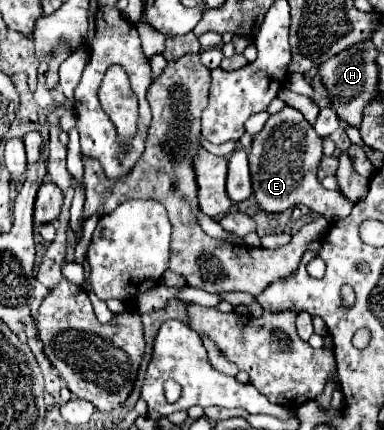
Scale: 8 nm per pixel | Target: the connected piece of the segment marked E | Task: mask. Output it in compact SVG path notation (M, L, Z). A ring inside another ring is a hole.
M284 107L280 113L270 115L264 129L254 135L250 149L250 175L252 189L258 207L266 213L280 213L294 205L306 205L328 223L336 223L349 215L353 203L337 190L327 190L317 179L317 168L322 159L322 137L314 127L292 107Z

